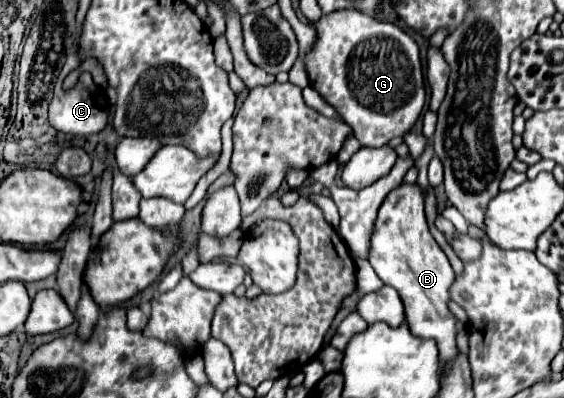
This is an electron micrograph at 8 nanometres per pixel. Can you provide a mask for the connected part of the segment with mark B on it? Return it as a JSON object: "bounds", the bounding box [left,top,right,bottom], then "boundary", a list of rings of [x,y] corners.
{"bounds":[368,183,458,365],"boundary":[[[402,183],[400,187],[388,193],[374,221],[368,261],[378,273],[378,277],[400,293],[400,299],[406,309],[406,325],[410,327],[410,331],[416,331],[416,335],[422,339],[426,337],[436,341],[440,349],[440,363],[444,365],[458,353],[454,315],[448,311],[454,271],[446,253],[440,249],[428,229],[424,197],[426,193],[418,183]]]}

